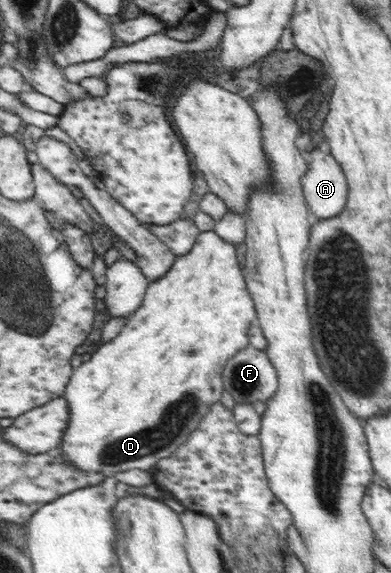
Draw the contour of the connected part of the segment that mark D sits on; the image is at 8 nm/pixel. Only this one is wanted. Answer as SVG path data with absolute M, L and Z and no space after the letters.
M213 230L201 232L195 240L195 246L191 251L187 255L176 256L171 269L161 279L149 282L141 305L129 315L127 323L118 328L117 334L109 341L103 342L101 347L92 353L89 361L84 361L73 369L73 375L71 375L63 395L67 400L70 414L67 427L62 435L63 443L59 449L61 452L65 452L63 458L77 470L105 474L106 477L133 469L152 471L157 462L169 457L177 450L177 447L189 439L189 434L197 429L198 423L204 418L204 415L209 413L215 403L219 403L224 390L222 371L225 364L241 348L249 345L248 329L251 324L257 323L258 317L242 269L239 268L237 262L235 246L225 242Z

